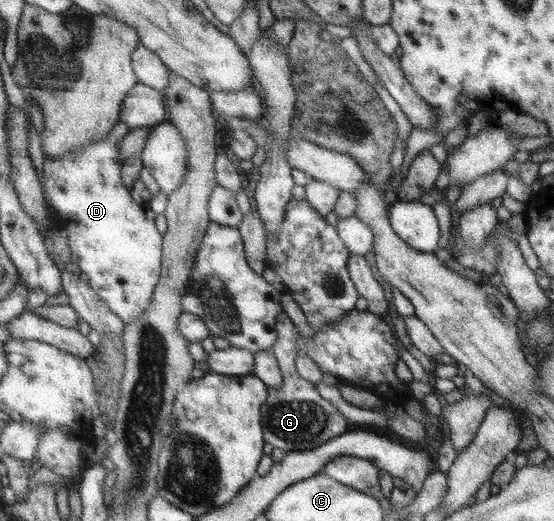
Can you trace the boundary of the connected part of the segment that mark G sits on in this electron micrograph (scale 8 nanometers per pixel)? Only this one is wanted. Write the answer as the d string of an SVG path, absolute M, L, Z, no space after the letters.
M284 311L278 315L275 330L275 344L270 351L276 358L283 379L279 387L267 386L265 403L261 403L262 438L265 443L284 452L308 450L347 431L347 421L329 401L321 399L314 385L296 373L294 361L299 354L297 345L293 345L296 330Z

